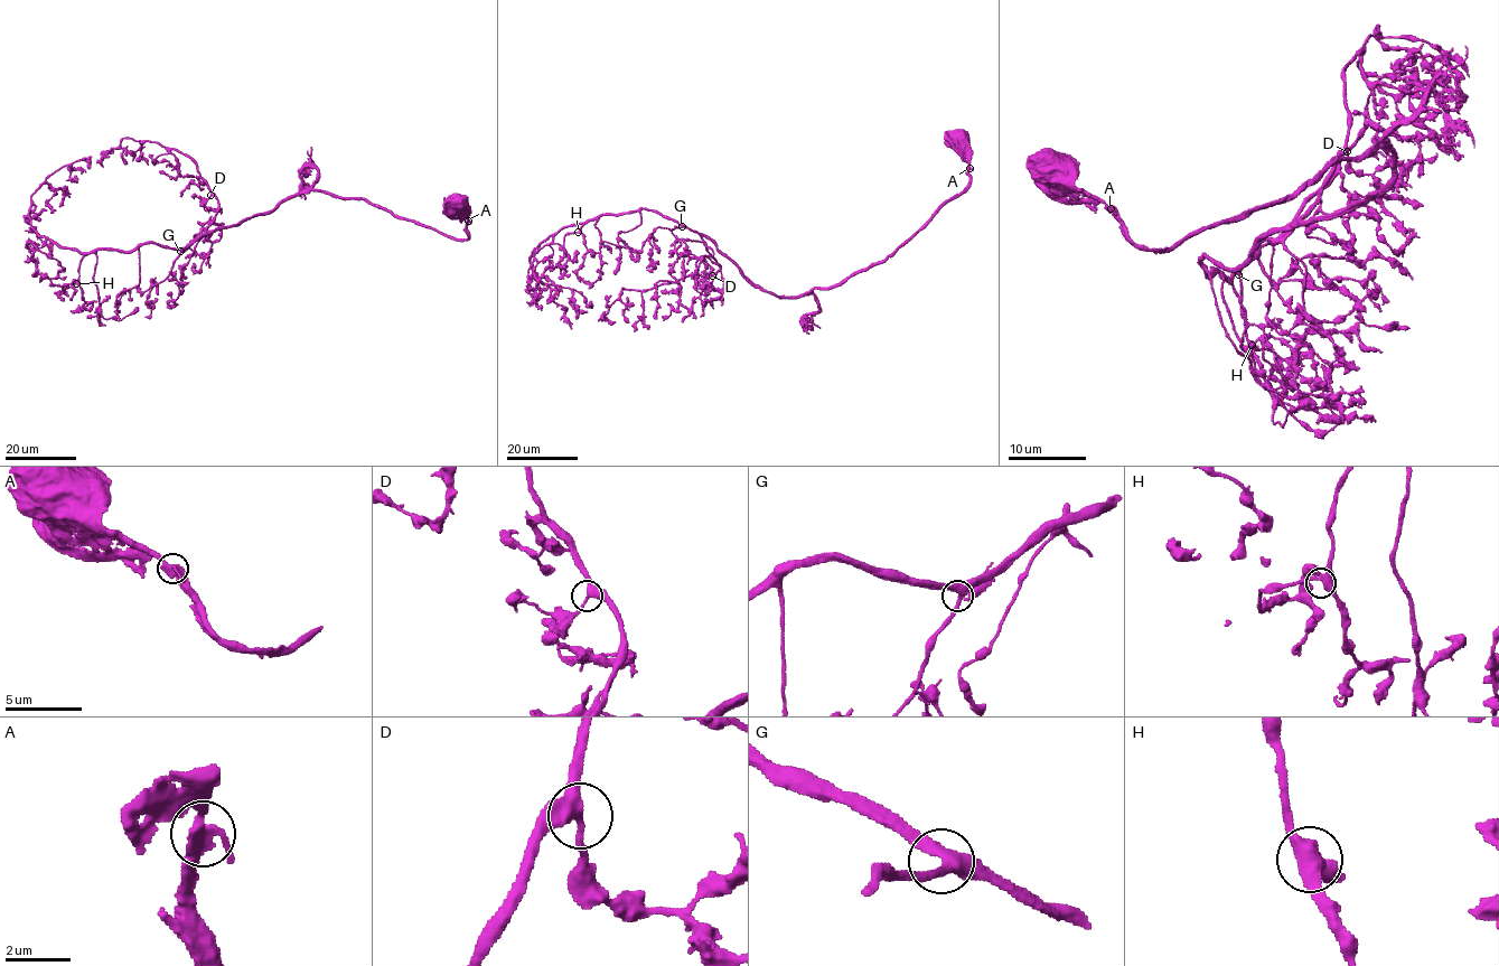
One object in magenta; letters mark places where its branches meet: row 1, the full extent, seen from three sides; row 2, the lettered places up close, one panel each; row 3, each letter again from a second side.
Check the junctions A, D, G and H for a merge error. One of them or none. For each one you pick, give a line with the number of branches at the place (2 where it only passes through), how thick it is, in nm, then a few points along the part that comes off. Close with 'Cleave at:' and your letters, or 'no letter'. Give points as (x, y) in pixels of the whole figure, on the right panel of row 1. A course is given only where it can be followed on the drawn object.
Cleave at: no letter

